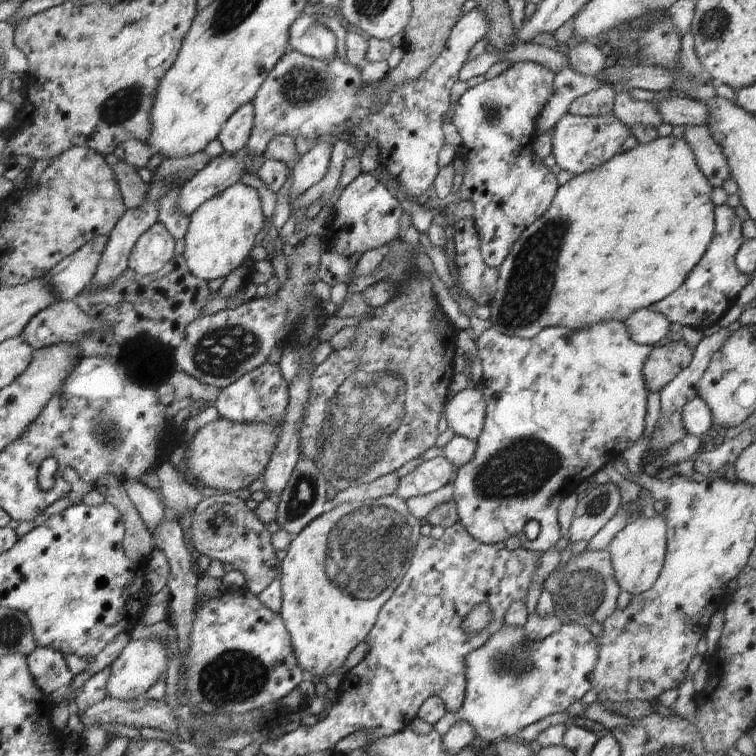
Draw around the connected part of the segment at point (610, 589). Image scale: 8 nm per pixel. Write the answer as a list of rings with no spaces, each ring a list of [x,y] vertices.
[[[607,549],[582,551],[572,555],[563,567],[551,572],[543,582],[543,588],[557,595],[555,610],[562,623],[576,623],[588,627],[594,622],[601,624],[618,608],[617,598],[621,588],[615,579],[611,556]]]

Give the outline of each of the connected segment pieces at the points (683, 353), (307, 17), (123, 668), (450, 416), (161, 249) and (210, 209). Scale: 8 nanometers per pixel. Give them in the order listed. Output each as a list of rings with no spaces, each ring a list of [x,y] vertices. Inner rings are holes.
[[[669,341],[664,346],[654,347],[643,366],[646,388],[654,392],[664,388],[693,359],[695,350],[686,341]]]
[[[302,13],[288,30],[290,50],[316,60],[332,60],[336,53],[336,36],[316,15]]]
[[[130,639],[123,653],[112,663],[112,671],[107,683],[107,694],[113,699],[132,701],[144,695],[148,688],[156,684],[168,668],[168,645],[164,639]]]
[[[466,387],[445,404],[444,414],[456,435],[475,441],[484,430],[486,407],[481,391]]]
[[[156,222],[138,238],[129,255],[128,267],[140,275],[154,274],[175,258],[174,248],[174,238],[160,222]]]
[[[240,182],[226,188],[221,194],[216,194],[208,202],[204,202],[192,216],[189,216],[189,220],[189,228],[184,238],[186,249],[182,256],[186,260],[190,273],[207,283],[220,277],[228,277],[244,264],[252,256],[256,236],[264,226],[261,200],[257,190],[246,186],[246,184],[240,184]]]

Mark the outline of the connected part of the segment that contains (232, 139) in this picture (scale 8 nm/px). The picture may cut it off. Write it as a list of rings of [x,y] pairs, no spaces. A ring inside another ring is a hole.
[[[252,102],[240,106],[224,124],[218,140],[222,143],[225,153],[242,152],[250,139],[254,128],[254,106]]]

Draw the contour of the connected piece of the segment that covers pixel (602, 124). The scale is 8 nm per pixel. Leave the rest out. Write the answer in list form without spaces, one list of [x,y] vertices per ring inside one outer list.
[[[613,112],[597,117],[583,117],[564,113],[554,125],[551,136],[552,154],[562,170],[579,175],[609,161],[622,152],[622,144],[631,135],[626,126]]]

